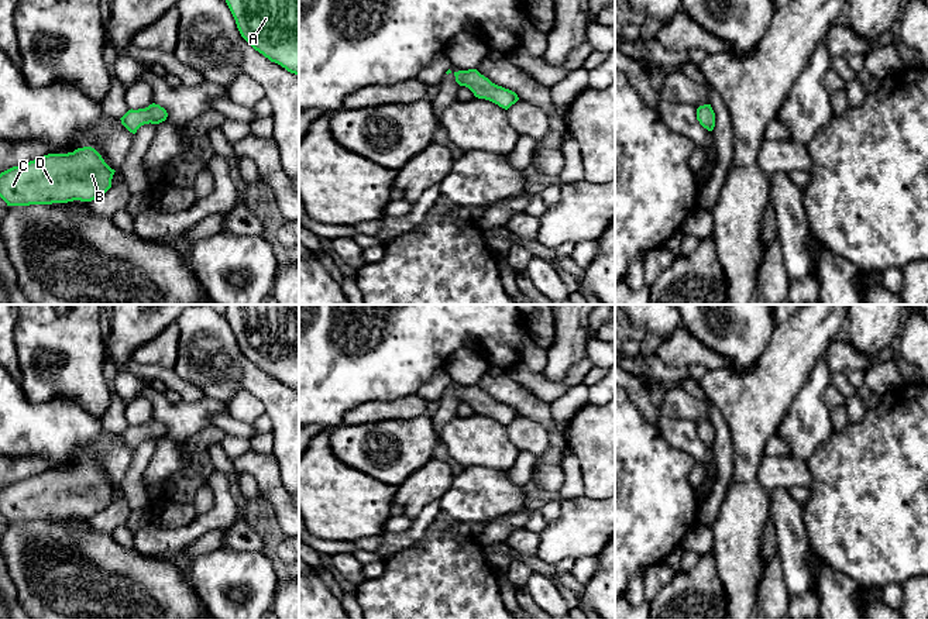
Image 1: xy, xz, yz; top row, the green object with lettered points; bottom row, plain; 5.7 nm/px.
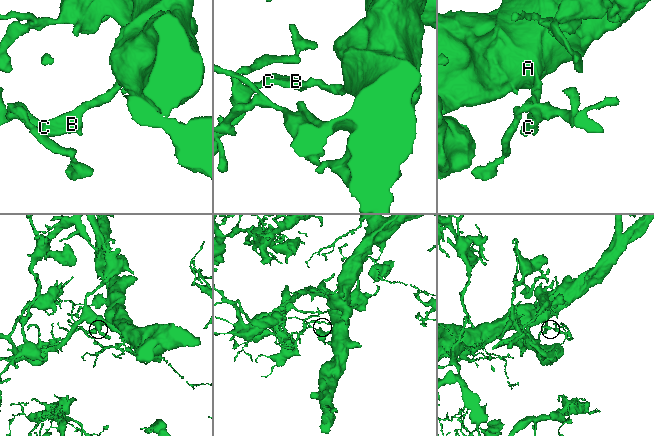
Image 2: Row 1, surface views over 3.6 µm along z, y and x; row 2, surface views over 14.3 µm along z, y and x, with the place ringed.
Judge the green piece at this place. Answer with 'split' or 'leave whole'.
leave whole

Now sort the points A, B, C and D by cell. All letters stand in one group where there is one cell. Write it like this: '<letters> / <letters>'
A B C D

